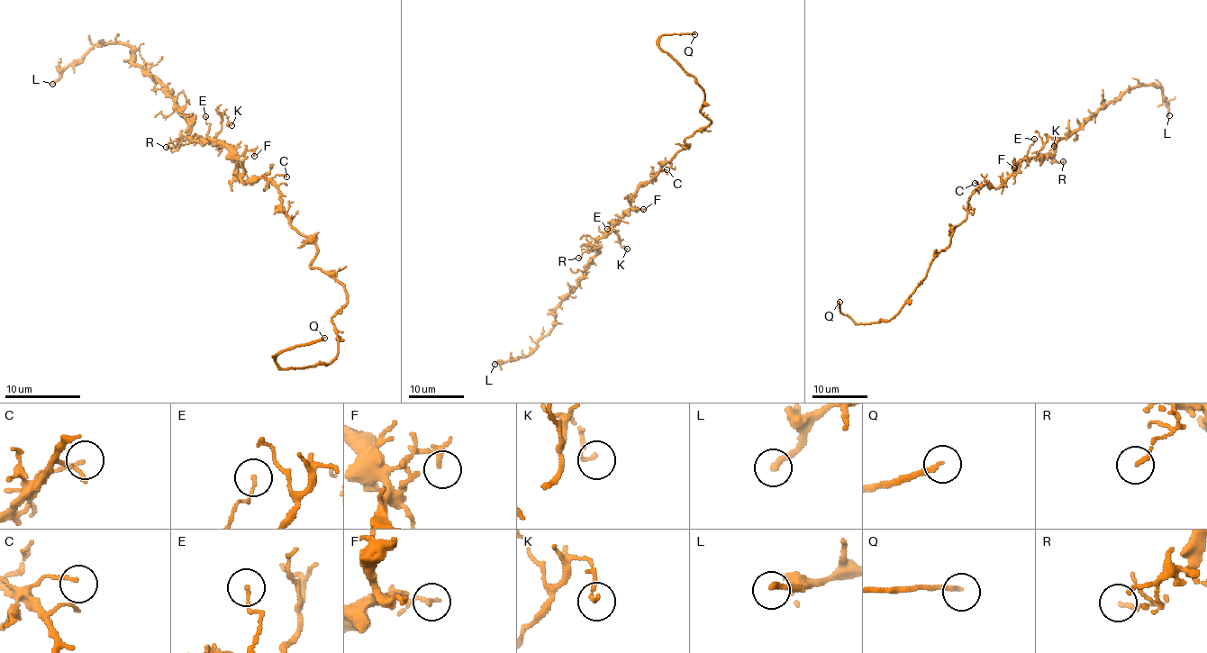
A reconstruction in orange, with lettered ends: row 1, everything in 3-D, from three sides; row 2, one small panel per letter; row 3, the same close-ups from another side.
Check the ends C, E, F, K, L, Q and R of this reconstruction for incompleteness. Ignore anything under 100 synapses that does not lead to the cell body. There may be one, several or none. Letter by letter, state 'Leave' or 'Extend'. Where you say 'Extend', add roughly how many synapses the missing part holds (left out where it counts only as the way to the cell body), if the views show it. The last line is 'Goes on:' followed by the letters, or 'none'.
C: Leave
E: Leave
F: Leave
K: Leave
L: Leave
Q: Extend
R: Leave
Goes on: Q

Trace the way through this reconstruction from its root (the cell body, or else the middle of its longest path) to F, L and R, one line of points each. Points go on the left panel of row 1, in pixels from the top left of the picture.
F: (266, 180), (252, 178), (245, 182), (238, 171), (238, 166), (245, 158), (247, 150), (250, 150), (254, 156)
L: (266, 180), (245, 182), (224, 144), (192, 140), (188, 116), (126, 44), (95, 44), (52, 84)
R: (266, 180), (252, 178), (245, 182), (238, 169), (238, 158), (224, 144), (178, 140), (178, 147), (166, 147)

